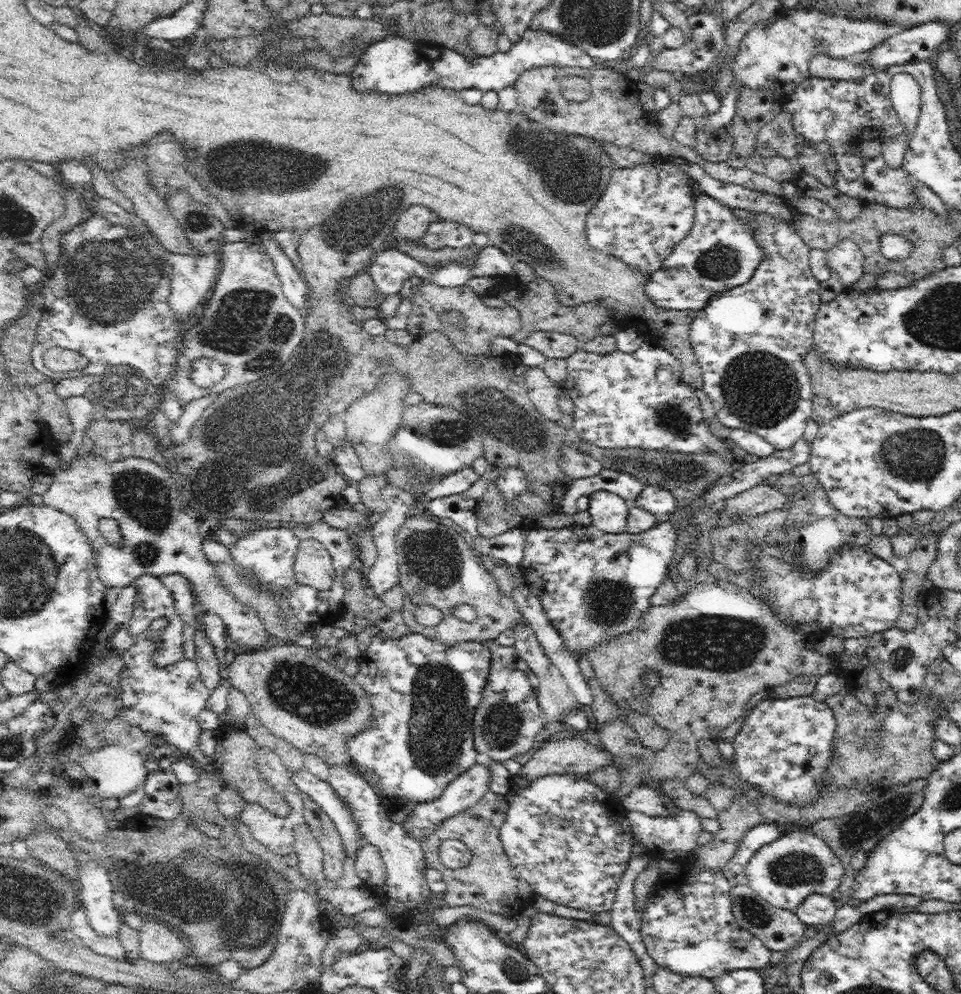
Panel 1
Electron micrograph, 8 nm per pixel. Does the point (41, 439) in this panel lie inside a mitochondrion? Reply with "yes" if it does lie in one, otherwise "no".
no

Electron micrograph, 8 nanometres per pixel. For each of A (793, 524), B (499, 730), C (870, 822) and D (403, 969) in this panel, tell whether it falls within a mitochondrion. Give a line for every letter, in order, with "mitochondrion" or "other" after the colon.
A: mitochondrion
B: mitochondrion
C: mitochondrion
D: other

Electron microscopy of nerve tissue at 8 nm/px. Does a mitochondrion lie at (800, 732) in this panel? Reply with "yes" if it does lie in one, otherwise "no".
no

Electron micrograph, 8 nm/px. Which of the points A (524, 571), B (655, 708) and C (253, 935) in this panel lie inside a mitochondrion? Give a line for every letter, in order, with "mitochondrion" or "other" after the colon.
A: other
B: other
C: mitochondrion

